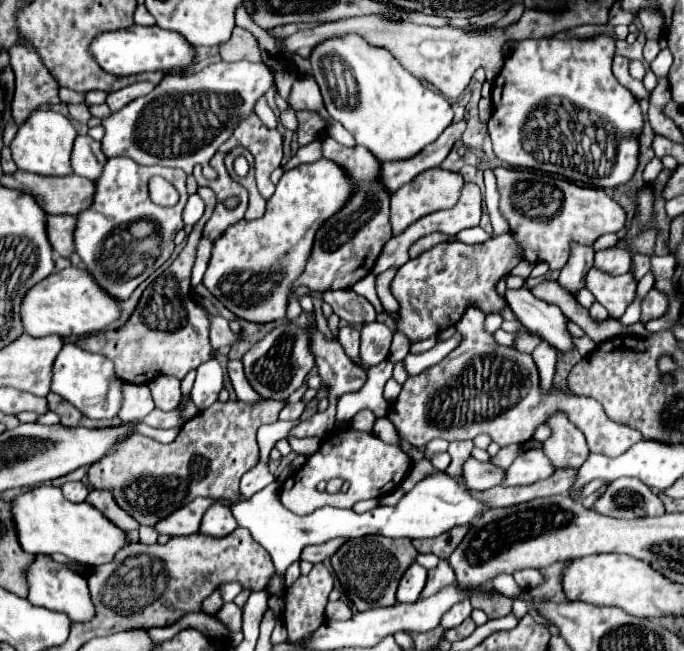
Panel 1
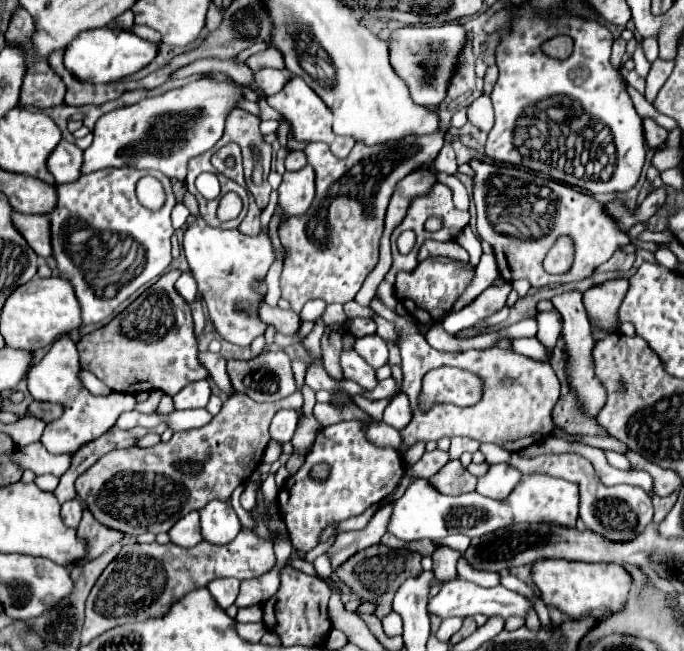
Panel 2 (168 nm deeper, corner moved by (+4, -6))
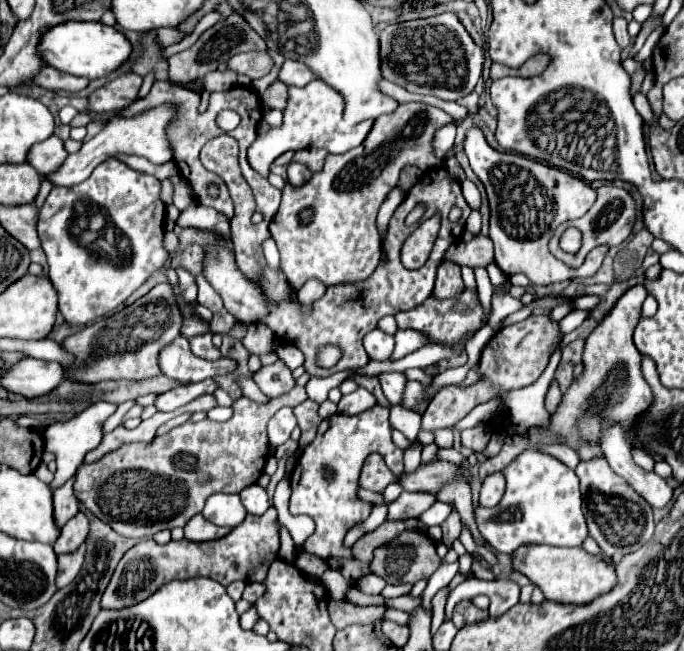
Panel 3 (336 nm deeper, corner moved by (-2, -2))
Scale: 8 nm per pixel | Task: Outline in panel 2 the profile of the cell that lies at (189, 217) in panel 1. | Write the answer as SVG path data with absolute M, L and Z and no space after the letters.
M175 204L175 208L173 208L173 212L171 212L171 222L173 222L173 228L175 230L179 230L179 228L183 228L183 224L185 224L185 220L187 220L187 216L189 216L189 210L183 206L183 204Z

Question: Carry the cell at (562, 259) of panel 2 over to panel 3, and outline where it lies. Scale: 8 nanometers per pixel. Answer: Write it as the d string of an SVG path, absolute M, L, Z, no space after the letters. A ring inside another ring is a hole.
M599 186L597 188L597 200L595 204L589 208L589 212L583 216L583 218L577 218L577 220L571 220L571 222L563 222L561 226L557 226L551 242L549 242L549 250L555 258L559 258L561 262L565 262L567 266L571 268L579 268L583 264L583 258L587 256L589 250L593 250L595 246L601 246L601 244L607 244L607 246L617 246L621 242L625 242L633 230L633 224L635 224L635 200L631 198L631 194L623 188L617 188L617 186ZM569 226L575 226L577 230L581 230L583 234L583 246L579 248L579 252L575 254L569 254L569 252L563 252L559 248L559 238L561 234L569 228Z

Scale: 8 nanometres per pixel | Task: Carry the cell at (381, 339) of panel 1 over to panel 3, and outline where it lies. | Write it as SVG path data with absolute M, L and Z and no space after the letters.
M371 330L371 334L363 338L363 346L371 360L389 360L393 354L393 344L395 344L393 336L381 330Z

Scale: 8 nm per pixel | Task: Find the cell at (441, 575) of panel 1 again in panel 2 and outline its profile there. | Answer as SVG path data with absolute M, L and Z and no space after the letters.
M441 546L433 552L433 572L437 580L453 580L457 578L457 558L461 554L457 550L451 550L447 546Z

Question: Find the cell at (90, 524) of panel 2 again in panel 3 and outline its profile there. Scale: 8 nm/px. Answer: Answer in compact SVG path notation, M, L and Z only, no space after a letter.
M83 542L77 550L67 552L67 554L59 554L59 588L67 586L75 580L75 576L79 574L81 566L83 566L85 550L87 550L87 544Z

